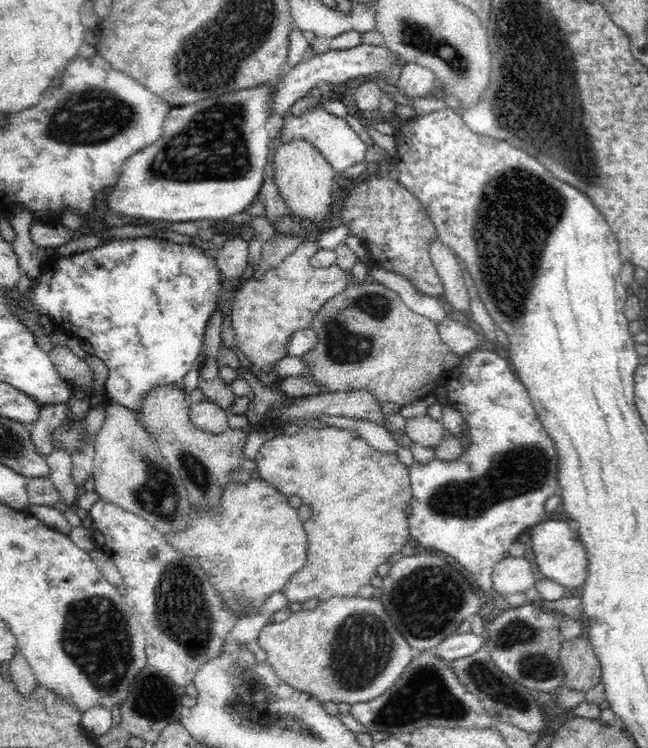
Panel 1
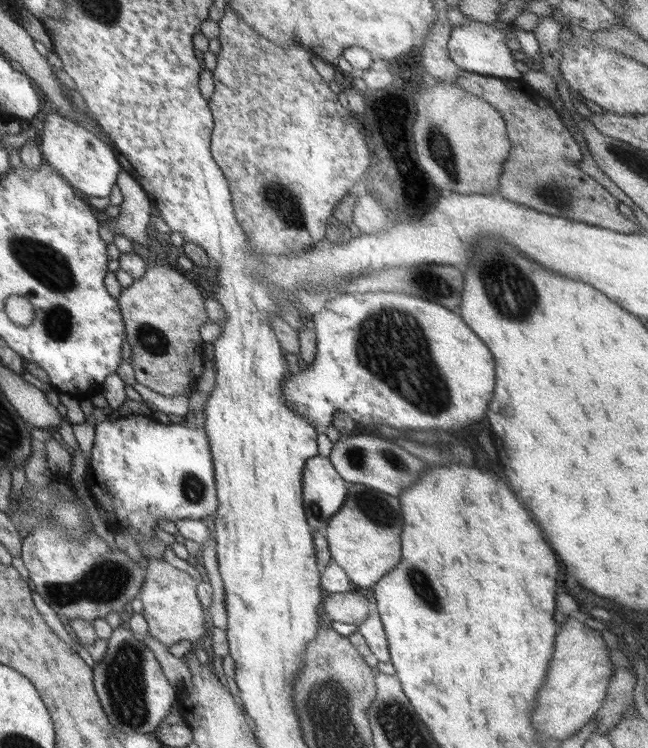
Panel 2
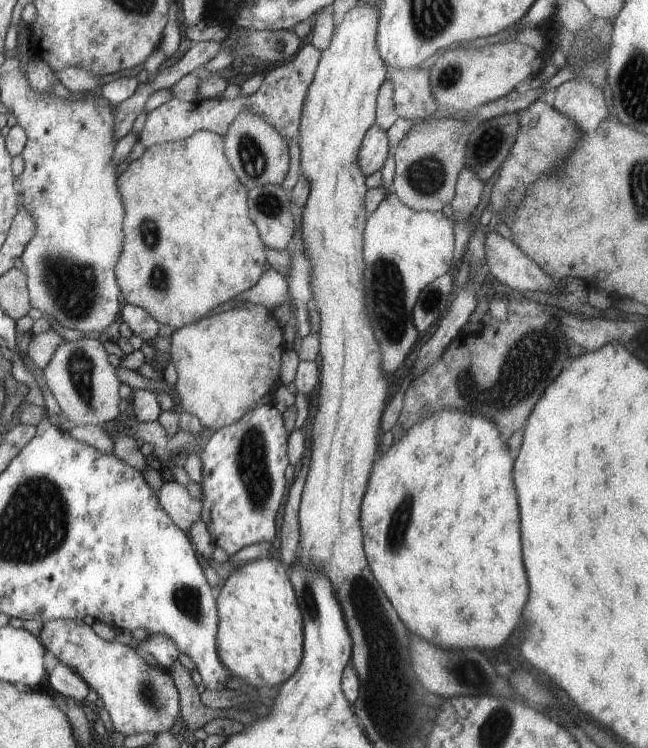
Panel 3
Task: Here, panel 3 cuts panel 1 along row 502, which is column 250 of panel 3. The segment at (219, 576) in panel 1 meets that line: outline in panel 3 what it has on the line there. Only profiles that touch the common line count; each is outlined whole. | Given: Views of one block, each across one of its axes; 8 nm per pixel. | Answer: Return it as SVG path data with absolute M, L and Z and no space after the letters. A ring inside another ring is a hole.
M197 131L187 138L178 141L169 141L146 147L140 158L129 162L129 165L116 178L116 187L121 195L124 206L122 220L122 247L119 258L114 266L115 280L120 288L121 300L138 306L150 314L159 324L168 324L178 329L183 325L197 322L209 310L219 306L221 302L235 298L238 294L249 290L263 274L267 248L258 233L258 228L249 220L247 206L247 189L239 182L231 165L226 161L222 136L211 131Z

